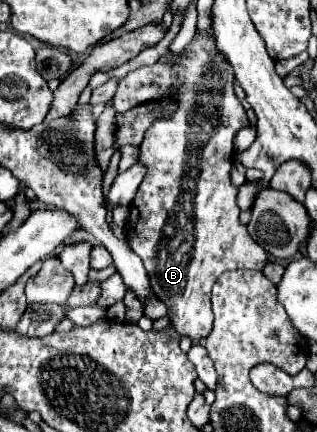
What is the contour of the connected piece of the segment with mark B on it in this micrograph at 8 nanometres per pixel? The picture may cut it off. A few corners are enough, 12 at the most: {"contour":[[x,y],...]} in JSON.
{"contour":[[213,36],[117,88],[179,110],[139,146],[125,226],[179,336],[211,288],[267,252],[239,222],[233,136],[249,126]]}

